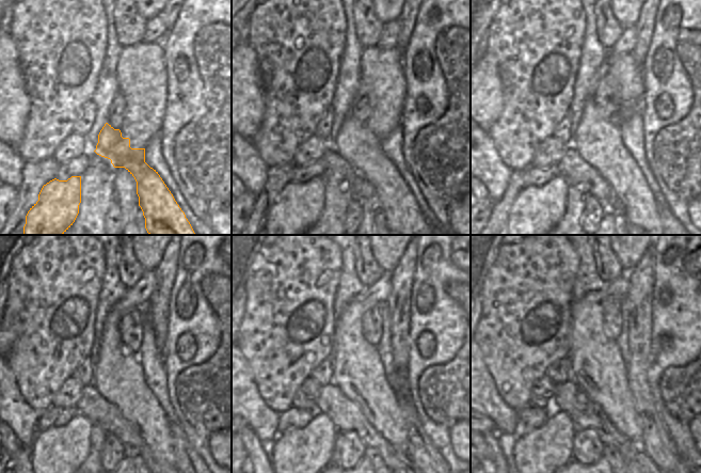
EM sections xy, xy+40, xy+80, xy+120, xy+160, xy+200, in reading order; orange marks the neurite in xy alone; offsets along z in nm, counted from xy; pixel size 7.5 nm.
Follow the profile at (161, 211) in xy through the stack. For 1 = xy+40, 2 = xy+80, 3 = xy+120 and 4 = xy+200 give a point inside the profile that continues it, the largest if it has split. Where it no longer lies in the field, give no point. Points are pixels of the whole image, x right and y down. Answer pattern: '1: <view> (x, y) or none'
1: xy+40 (360, 146)
2: xy+80 (598, 139)
3: xy+120 (118, 377)
4: xy+200 (598, 368)

